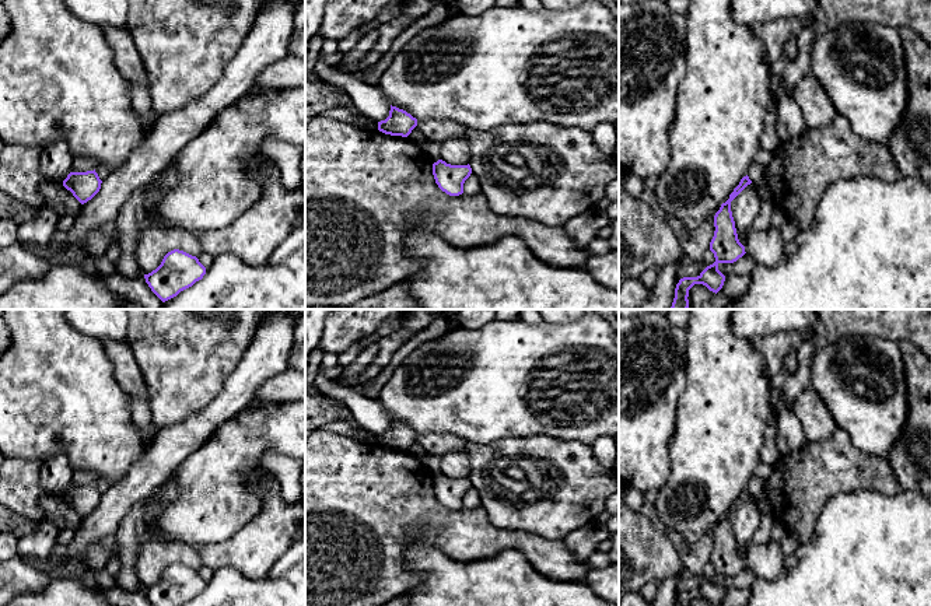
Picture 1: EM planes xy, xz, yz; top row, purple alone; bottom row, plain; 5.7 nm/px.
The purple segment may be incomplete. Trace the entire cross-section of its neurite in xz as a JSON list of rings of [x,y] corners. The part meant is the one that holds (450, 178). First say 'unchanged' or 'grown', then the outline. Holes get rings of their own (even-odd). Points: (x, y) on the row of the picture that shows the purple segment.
unchanged; [[[442,160],[433,164],[433,175],[438,188],[449,196],[463,193],[463,183],[470,176],[470,165],[451,165]]]

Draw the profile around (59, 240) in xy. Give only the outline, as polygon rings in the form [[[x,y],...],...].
[[[67,232],[55,234],[46,245],[21,244],[24,249],[34,252],[39,258],[52,256],[59,248],[69,244]]]

